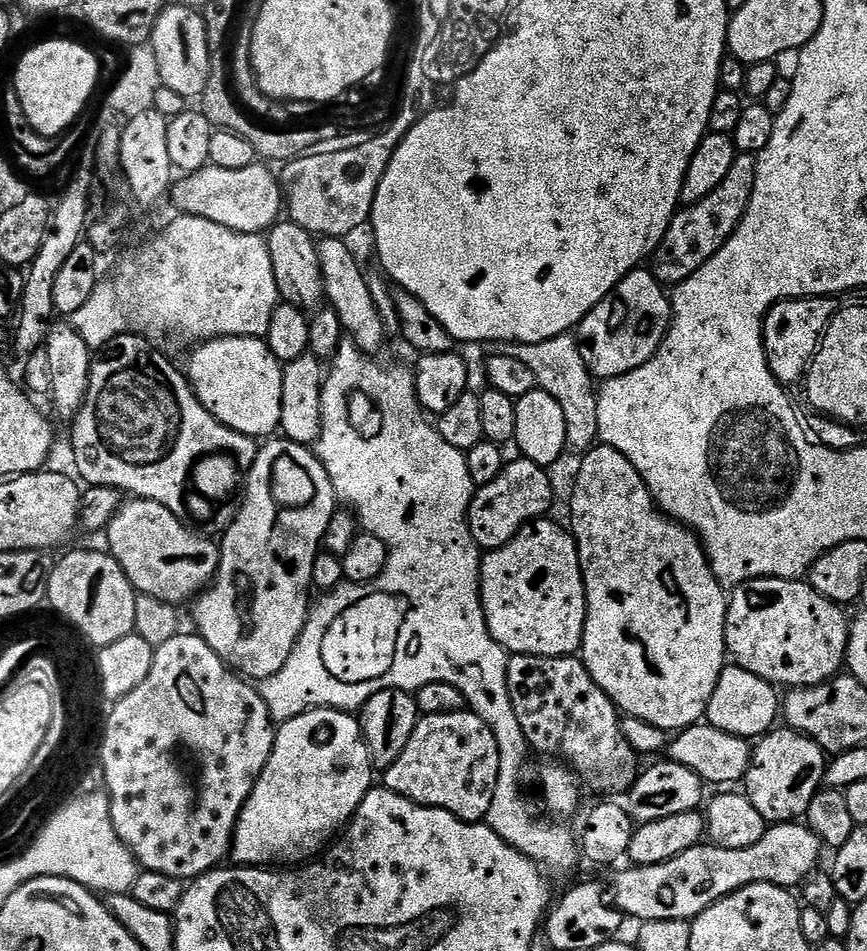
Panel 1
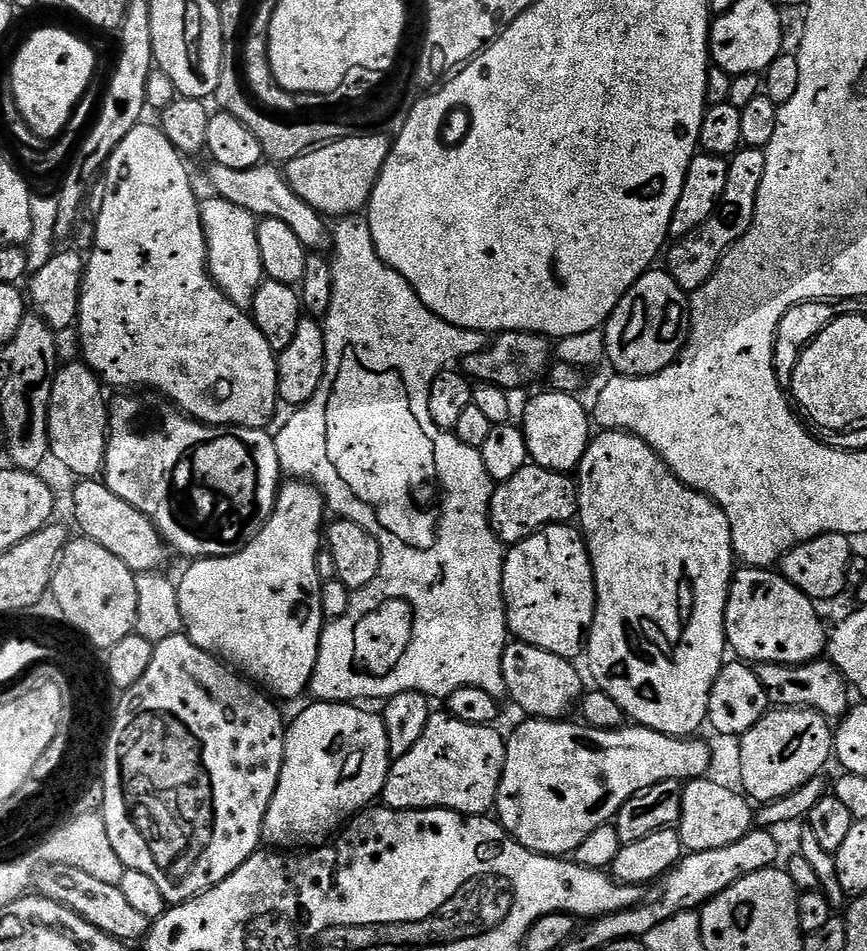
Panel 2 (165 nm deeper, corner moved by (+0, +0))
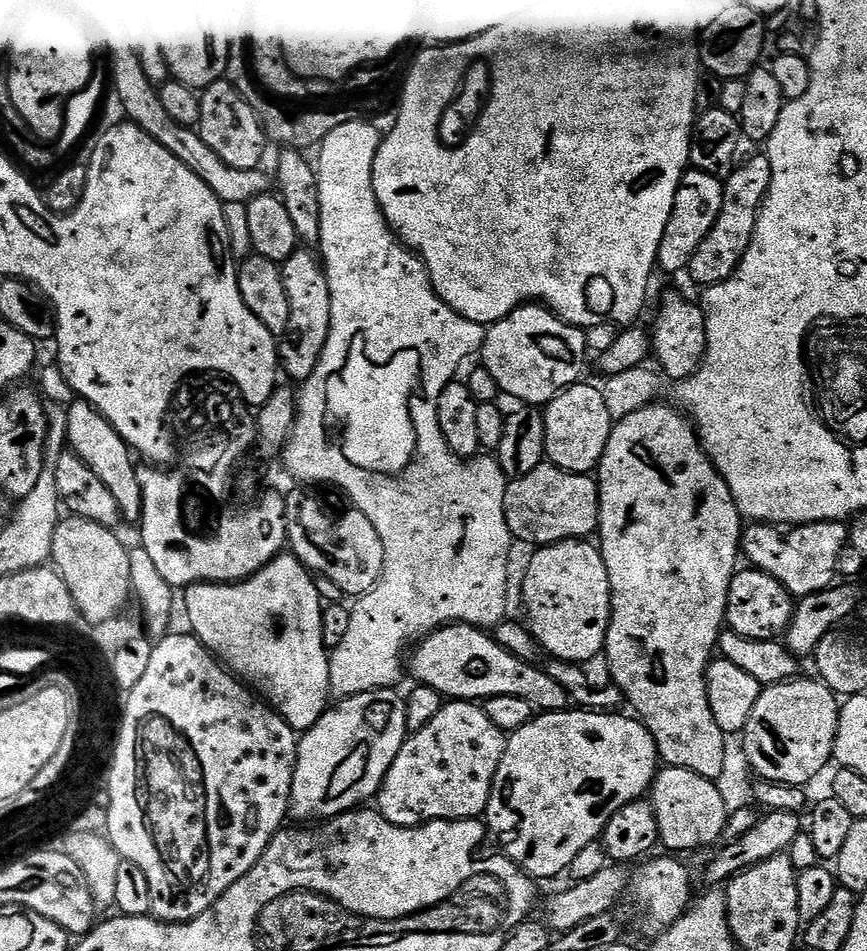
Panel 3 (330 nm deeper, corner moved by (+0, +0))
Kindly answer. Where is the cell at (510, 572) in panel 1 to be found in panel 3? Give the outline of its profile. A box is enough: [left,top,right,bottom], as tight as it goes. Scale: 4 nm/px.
[524,539,612,665]

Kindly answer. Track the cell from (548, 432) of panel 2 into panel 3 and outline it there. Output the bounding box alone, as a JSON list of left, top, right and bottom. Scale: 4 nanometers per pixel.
[543,382,614,473]

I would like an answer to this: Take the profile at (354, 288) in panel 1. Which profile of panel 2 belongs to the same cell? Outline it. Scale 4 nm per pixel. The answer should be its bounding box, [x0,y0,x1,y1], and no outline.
[207,163,333,254]

